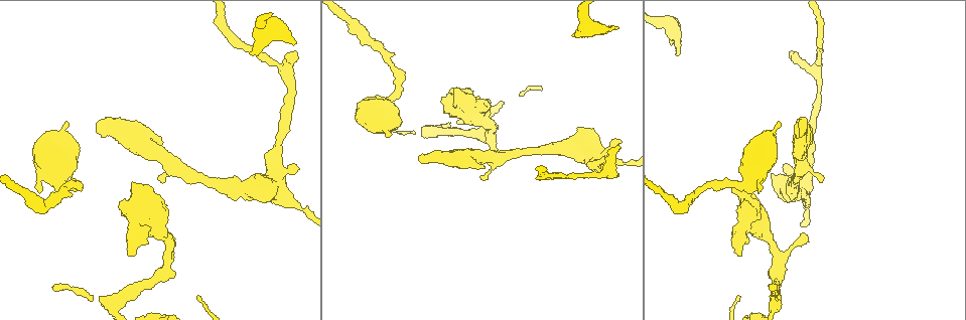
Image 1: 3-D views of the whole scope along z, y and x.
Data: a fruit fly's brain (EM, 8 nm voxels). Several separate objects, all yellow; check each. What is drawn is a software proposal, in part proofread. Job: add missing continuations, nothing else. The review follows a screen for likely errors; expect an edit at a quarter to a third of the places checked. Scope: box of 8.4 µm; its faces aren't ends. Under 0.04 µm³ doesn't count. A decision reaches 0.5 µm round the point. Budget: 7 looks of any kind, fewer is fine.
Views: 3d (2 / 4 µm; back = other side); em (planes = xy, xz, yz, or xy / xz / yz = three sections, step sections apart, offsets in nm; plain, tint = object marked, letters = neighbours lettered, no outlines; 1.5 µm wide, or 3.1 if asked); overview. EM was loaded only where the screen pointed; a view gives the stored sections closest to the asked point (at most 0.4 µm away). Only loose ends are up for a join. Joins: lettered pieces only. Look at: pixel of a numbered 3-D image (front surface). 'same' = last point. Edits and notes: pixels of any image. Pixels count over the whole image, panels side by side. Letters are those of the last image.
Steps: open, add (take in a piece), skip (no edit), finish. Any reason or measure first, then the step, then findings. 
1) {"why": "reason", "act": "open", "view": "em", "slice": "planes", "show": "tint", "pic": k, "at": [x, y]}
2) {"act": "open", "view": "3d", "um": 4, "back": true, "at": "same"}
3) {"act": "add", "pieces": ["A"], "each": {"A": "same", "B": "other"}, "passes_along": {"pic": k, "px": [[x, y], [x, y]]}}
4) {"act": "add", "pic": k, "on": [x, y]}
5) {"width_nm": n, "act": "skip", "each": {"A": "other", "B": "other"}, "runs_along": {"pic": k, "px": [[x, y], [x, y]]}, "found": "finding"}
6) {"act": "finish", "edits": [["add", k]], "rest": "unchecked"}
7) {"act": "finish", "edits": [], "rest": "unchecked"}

{"why": "an open end", "act": "open", "view": "em", "slice": "planes", "show": "plain", "pic": 1, "at": [792, 53]}

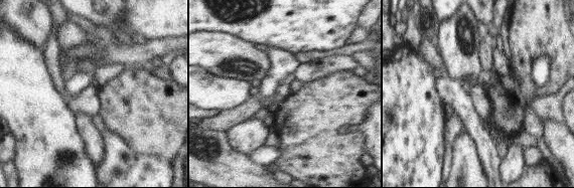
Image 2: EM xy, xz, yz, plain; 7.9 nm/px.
{"act": "open", "view": "em", "slice": "planes", "show": "letters", "at": "same"}

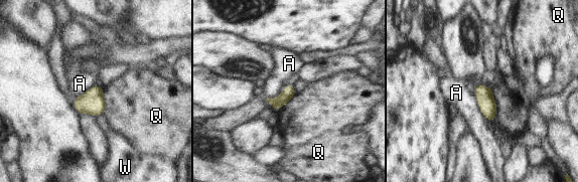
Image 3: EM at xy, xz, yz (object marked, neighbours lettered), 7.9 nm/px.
{"width_nm": 100, "longest_contact_nm": ["Q", 280], "act": "skip", "each": {"A": "other", "Q": "other", "W": "other"}, "found": "none of them fits"}

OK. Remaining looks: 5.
{"why": "branch stops here", "act": "open", "view": "3d", "um": 4, "pic": 1, "at": [680, 52]}

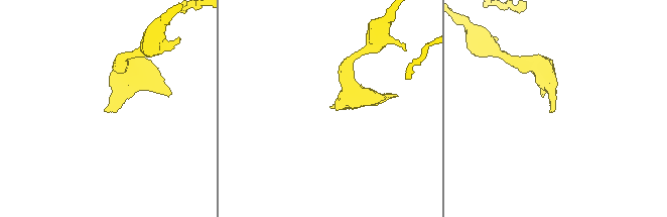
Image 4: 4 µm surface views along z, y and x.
{"act": "open", "view": "em", "slice": "xz", "step": 4, "show": "letters", "pic": 4, "at": [329, 106]}

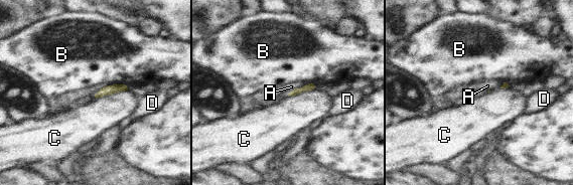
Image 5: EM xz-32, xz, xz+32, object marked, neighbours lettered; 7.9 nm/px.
{"act": "skip", "each": {"A": "other", "B": "other", "C": "other", "D": "other"}, "border": {"pic": 5, "px": [[127, 89], [102, 97], [94, 97]]}, "found": "no lettered piece goes on from it"}

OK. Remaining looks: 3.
{"why": "an open end", "act": "open", "view": "em", "slice": "planes", "show": "letters", "pic": 1, "at": [131, 256]}

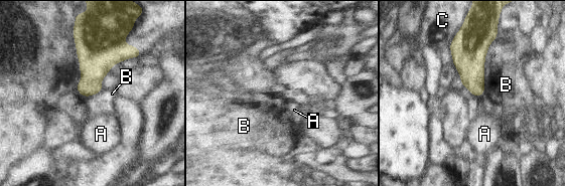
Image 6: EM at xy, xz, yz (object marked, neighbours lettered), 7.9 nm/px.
{"act": "skip", "each": {"A": "other", "B": "other", "C": "other"}, "border": {"pic": 6, "px": [[498, 37], [485, 56], [481, 96]]}, "found": "none of them fits"}

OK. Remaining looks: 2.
{"act": "finish", "edits": [], "rest": "unchecked"}

